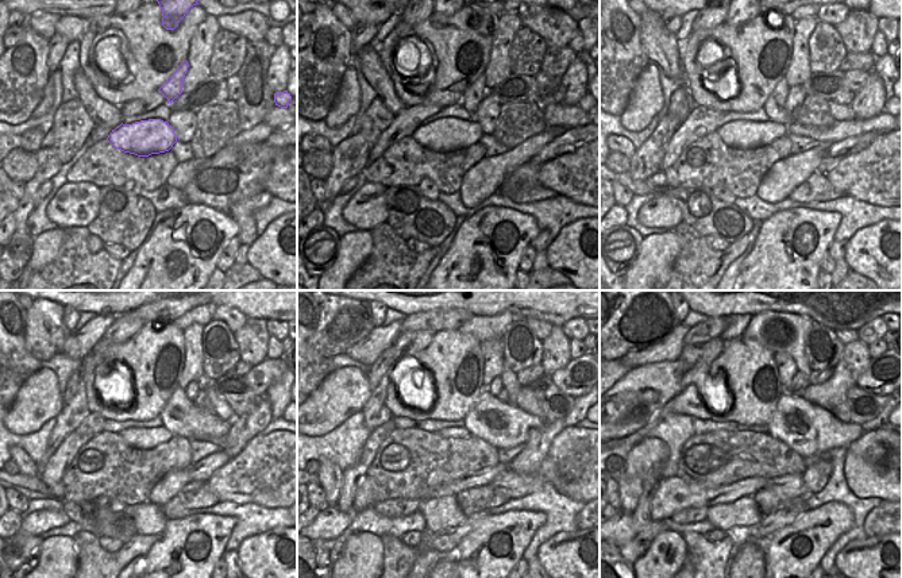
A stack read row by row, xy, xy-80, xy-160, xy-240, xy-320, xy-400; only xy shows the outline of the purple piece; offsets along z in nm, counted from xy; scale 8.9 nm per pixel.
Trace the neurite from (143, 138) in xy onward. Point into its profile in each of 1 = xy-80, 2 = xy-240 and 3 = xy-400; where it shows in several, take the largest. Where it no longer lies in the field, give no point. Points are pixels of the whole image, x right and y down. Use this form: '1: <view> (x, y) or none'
1: xy-80 (443, 135)
2: xy-240 (182, 417)
3: xy-400 (809, 430)

